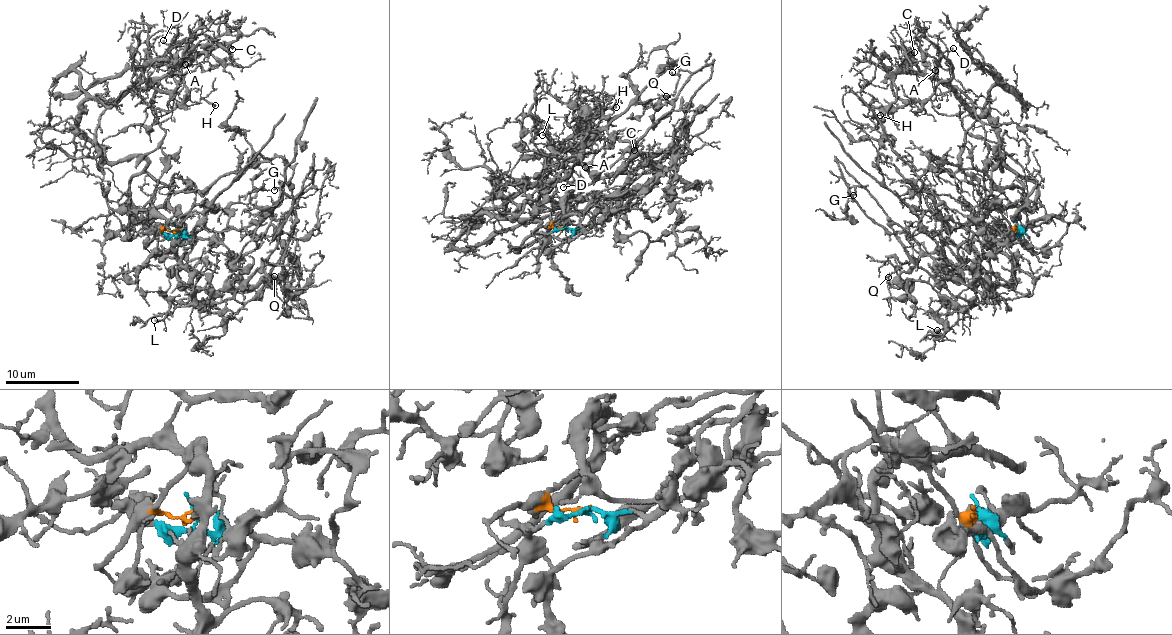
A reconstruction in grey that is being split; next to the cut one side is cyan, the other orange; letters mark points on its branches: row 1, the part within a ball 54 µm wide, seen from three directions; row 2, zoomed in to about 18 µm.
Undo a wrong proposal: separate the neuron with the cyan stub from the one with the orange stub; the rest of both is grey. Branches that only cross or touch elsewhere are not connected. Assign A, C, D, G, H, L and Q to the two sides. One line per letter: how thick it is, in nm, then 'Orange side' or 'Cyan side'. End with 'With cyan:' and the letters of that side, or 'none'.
A: Thickness 80 nm. Orange side
C: Thickness 120 nm. Orange side
D: Thickness 110 nm. Orange side
G: Thickness 160 nm. Cyan side
H: Thickness 110 nm. Orange side
L: Thickness 180 nm. Cyan side
Q: Thickness 120 nm. Cyan side
With cyan: G, L, Q

